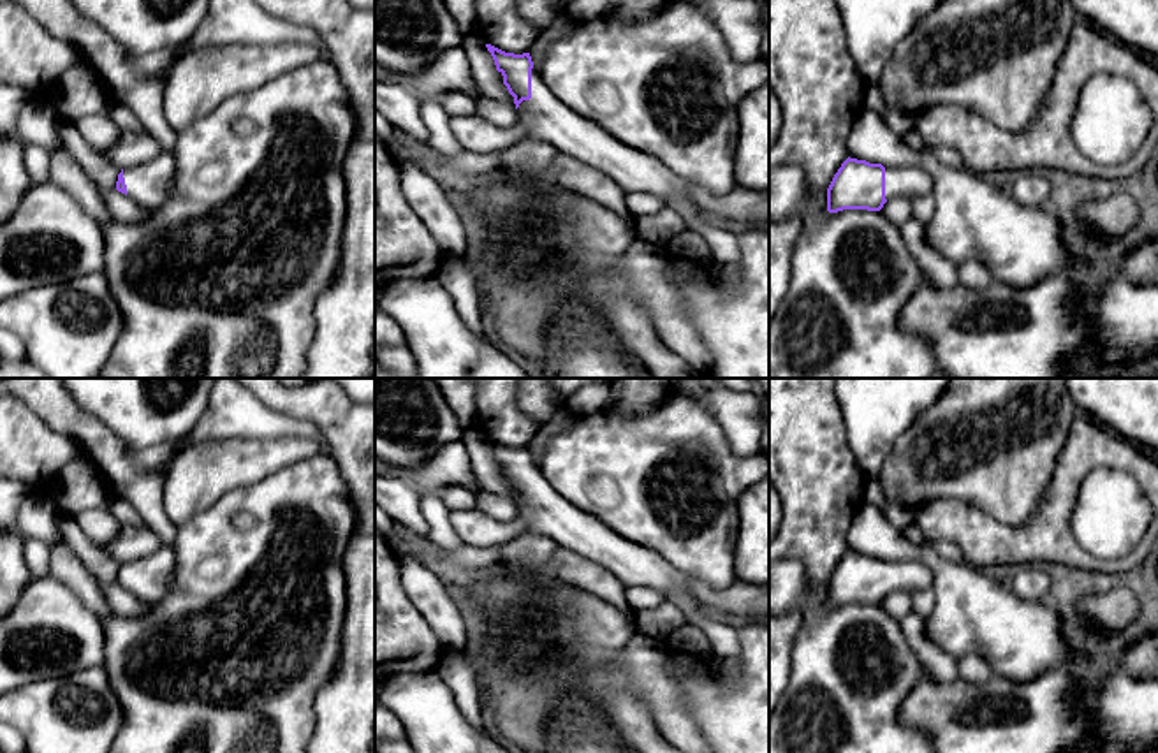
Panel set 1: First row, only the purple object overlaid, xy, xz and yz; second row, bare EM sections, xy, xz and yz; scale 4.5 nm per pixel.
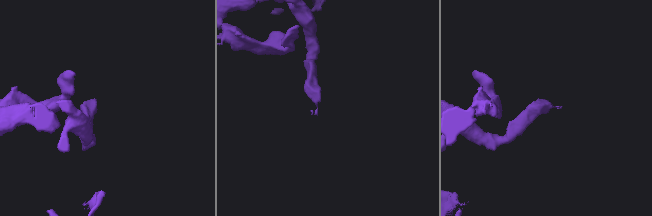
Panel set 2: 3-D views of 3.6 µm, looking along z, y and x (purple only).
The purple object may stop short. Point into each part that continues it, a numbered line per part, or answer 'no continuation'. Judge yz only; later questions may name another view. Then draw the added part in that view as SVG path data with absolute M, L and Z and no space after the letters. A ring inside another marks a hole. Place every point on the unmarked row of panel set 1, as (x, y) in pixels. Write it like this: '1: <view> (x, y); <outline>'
1: yz (907, 576); M885 561L885 593L894 591L929 591L933 586L933 572L931 568L919 561Z

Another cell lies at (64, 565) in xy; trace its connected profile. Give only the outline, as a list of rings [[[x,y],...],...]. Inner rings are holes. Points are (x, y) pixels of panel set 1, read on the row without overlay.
[[[65,540],[49,545],[49,574],[69,586],[100,619],[113,616],[99,579],[81,563]]]

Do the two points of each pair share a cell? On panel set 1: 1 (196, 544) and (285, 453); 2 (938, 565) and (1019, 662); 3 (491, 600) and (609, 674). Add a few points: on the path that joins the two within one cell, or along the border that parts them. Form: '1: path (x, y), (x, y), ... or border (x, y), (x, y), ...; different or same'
1: border (294, 461), (254, 482), (229, 489), (220, 498); different
2: path (960, 590), (1007, 637); same
3: path (525, 600), (553, 600), (593, 641); same

